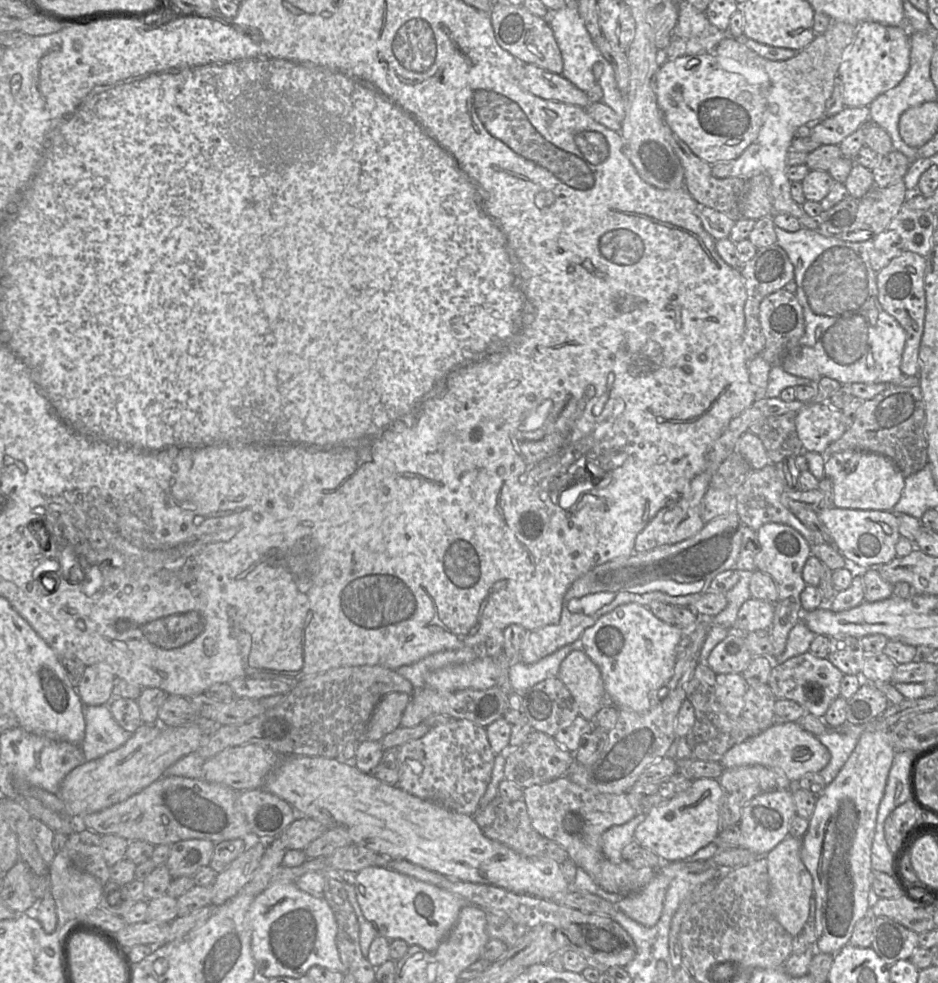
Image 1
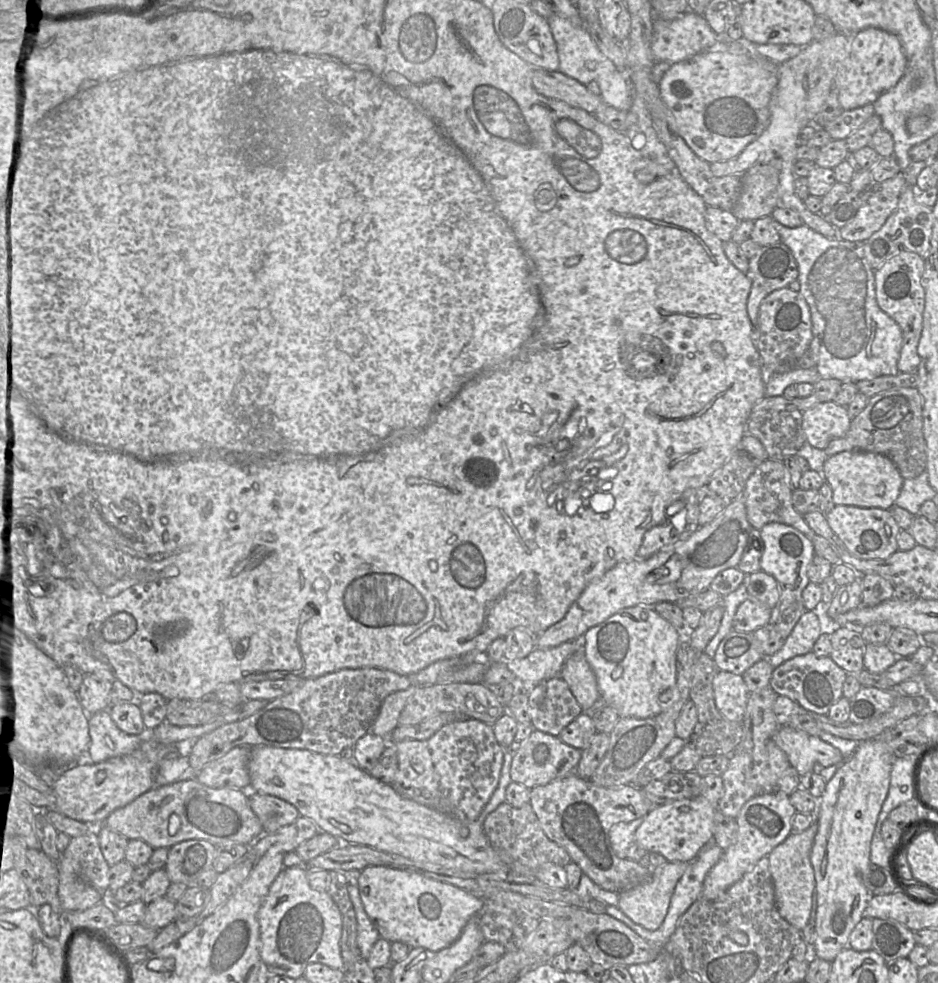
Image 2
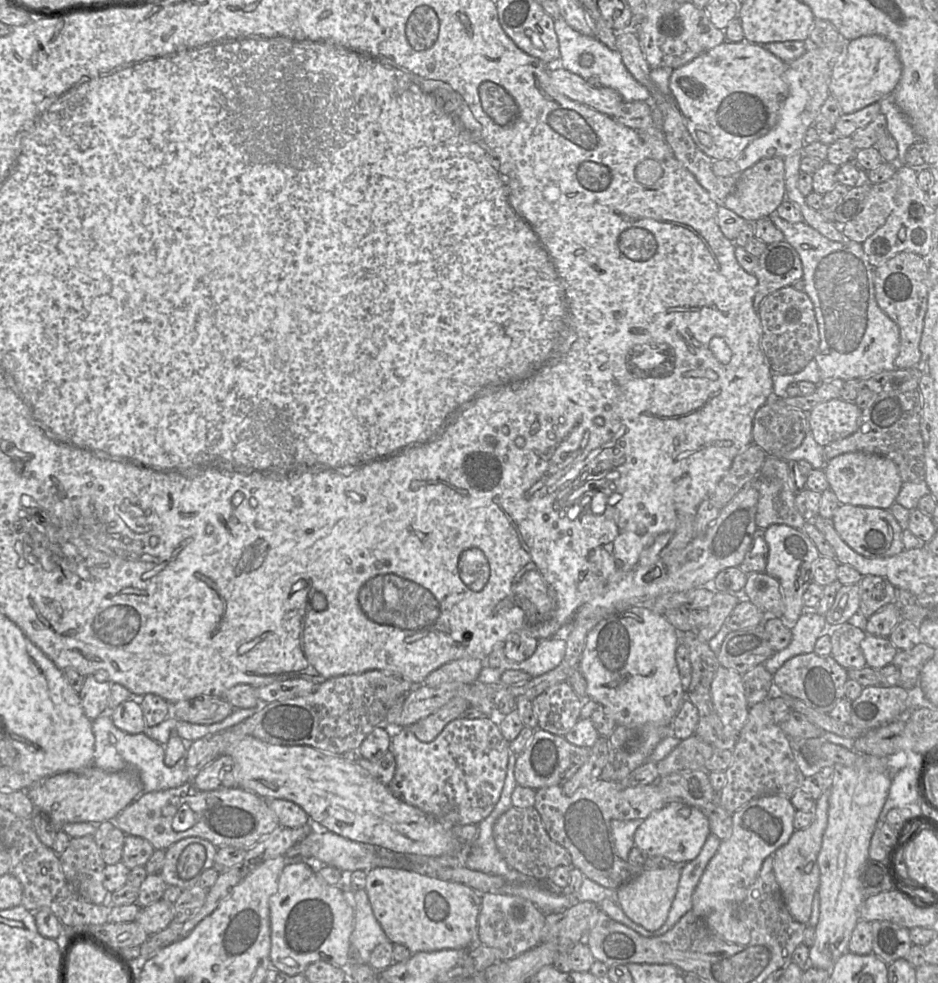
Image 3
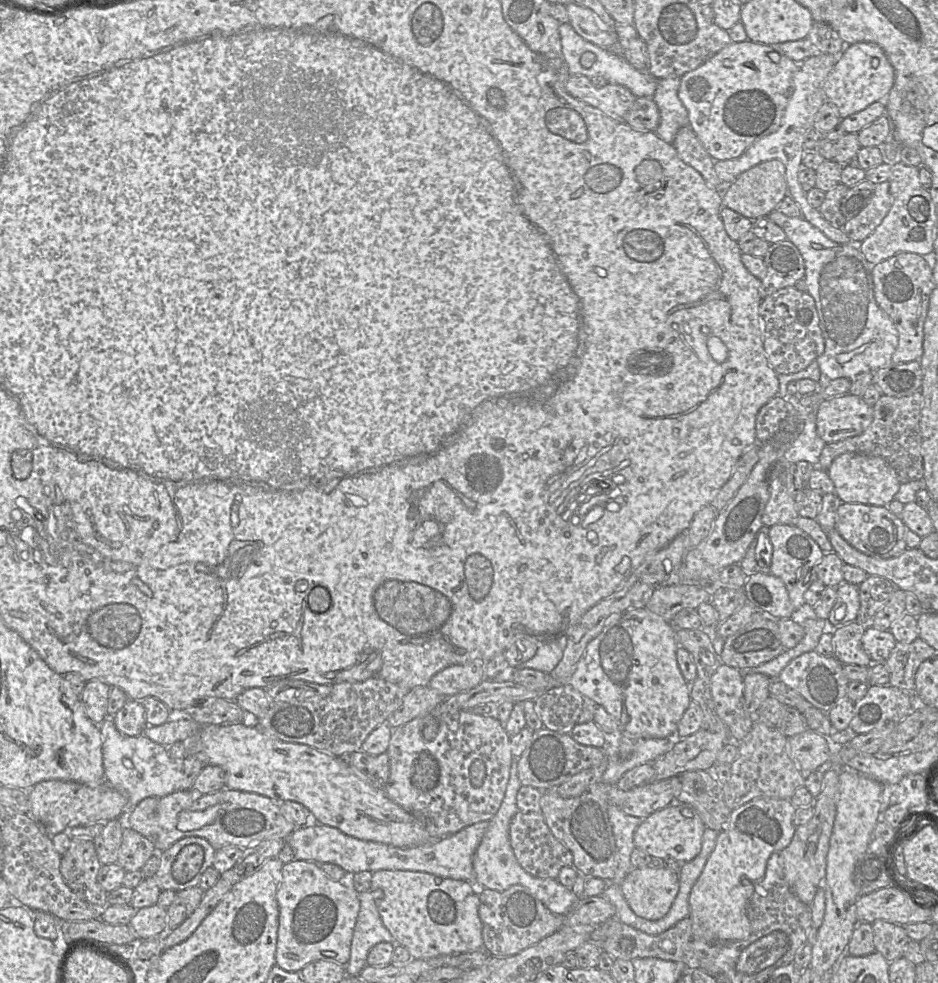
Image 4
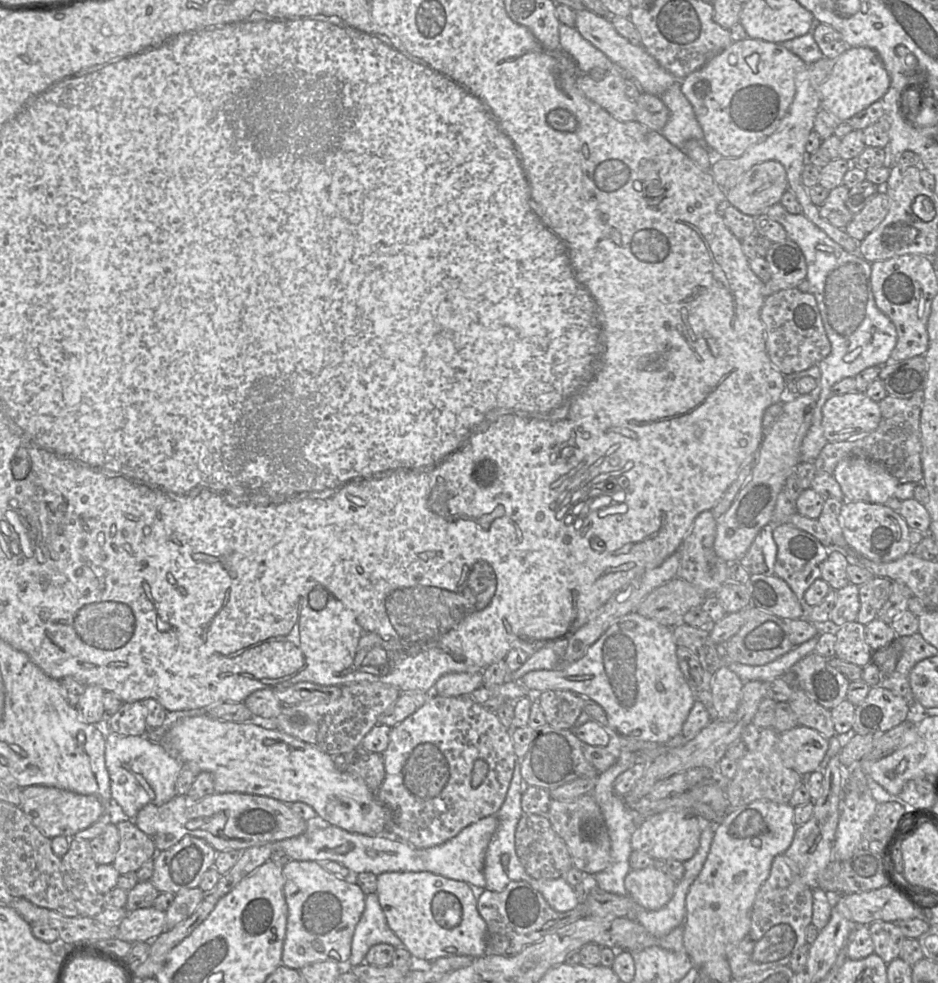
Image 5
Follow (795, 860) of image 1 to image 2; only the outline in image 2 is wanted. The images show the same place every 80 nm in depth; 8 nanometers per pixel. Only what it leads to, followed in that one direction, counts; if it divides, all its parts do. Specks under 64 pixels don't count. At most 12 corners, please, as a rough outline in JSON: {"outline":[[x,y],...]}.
{"outline":[[815,820],[768,855],[779,914],[802,930],[815,875]]}

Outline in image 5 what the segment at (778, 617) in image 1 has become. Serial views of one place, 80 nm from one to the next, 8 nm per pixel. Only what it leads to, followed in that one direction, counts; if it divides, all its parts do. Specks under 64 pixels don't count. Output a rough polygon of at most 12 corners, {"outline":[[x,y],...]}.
{"outline":[[791,524],[773,525],[774,574],[803,608],[829,549]]}

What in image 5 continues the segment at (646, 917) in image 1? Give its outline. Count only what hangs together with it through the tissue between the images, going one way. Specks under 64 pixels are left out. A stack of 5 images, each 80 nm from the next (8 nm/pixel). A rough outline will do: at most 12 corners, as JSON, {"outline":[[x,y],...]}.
{"outline":[[655,867],[630,870],[628,895],[656,911],[673,897],[676,881]]}

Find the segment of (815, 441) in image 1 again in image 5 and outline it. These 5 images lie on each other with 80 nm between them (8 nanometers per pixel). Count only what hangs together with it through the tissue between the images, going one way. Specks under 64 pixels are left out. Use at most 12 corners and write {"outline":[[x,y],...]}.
{"outline":[[863,392],[831,395],[822,409],[828,442],[875,430],[881,414]]}

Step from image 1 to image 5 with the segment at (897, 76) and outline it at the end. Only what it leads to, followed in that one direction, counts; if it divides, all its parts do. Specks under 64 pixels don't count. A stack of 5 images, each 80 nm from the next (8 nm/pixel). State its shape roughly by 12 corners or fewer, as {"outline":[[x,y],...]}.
{"outline":[[849,47],[821,85],[821,109],[847,121],[889,86],[876,51]]}

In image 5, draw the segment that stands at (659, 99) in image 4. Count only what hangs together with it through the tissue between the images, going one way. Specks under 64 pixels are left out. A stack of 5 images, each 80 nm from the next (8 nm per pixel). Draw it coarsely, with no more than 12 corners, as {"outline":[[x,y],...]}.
{"outline":[[677,80],[660,98],[669,119],[659,131],[681,150],[704,144],[693,107]]}

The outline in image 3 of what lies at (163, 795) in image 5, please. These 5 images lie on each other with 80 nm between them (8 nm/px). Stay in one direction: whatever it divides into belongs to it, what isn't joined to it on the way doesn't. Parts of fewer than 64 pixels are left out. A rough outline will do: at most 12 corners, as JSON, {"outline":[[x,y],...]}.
{"outline":[[109,714],[92,720],[93,765],[137,770],[143,792],[189,780],[185,755],[172,767],[165,747],[118,729]]}

